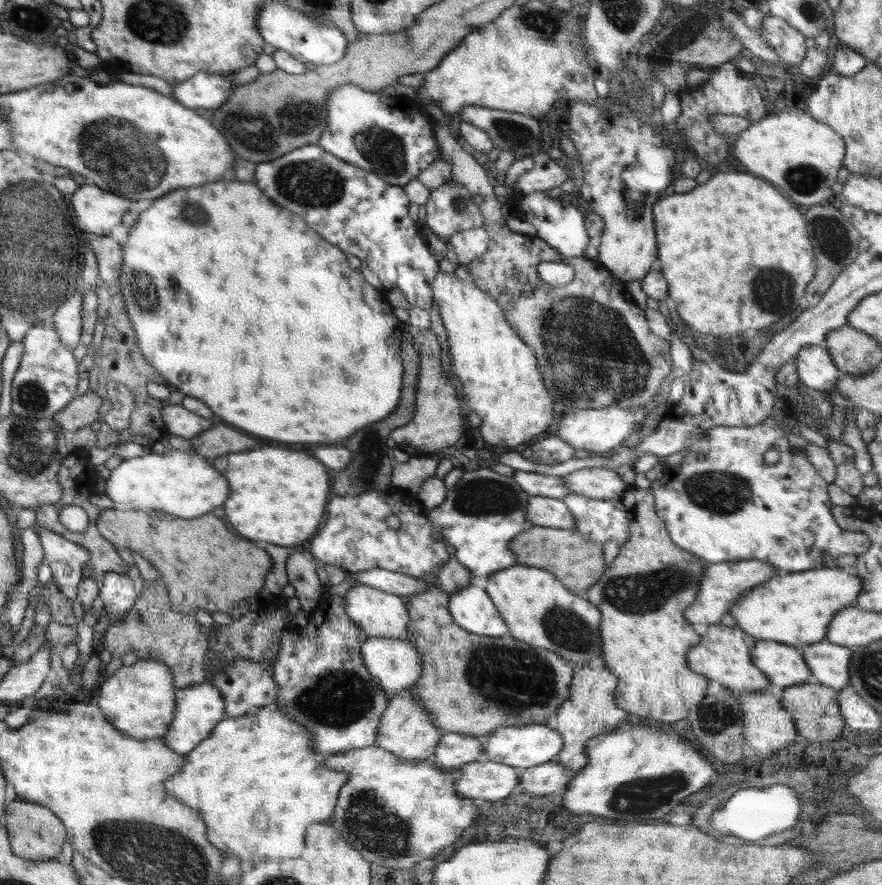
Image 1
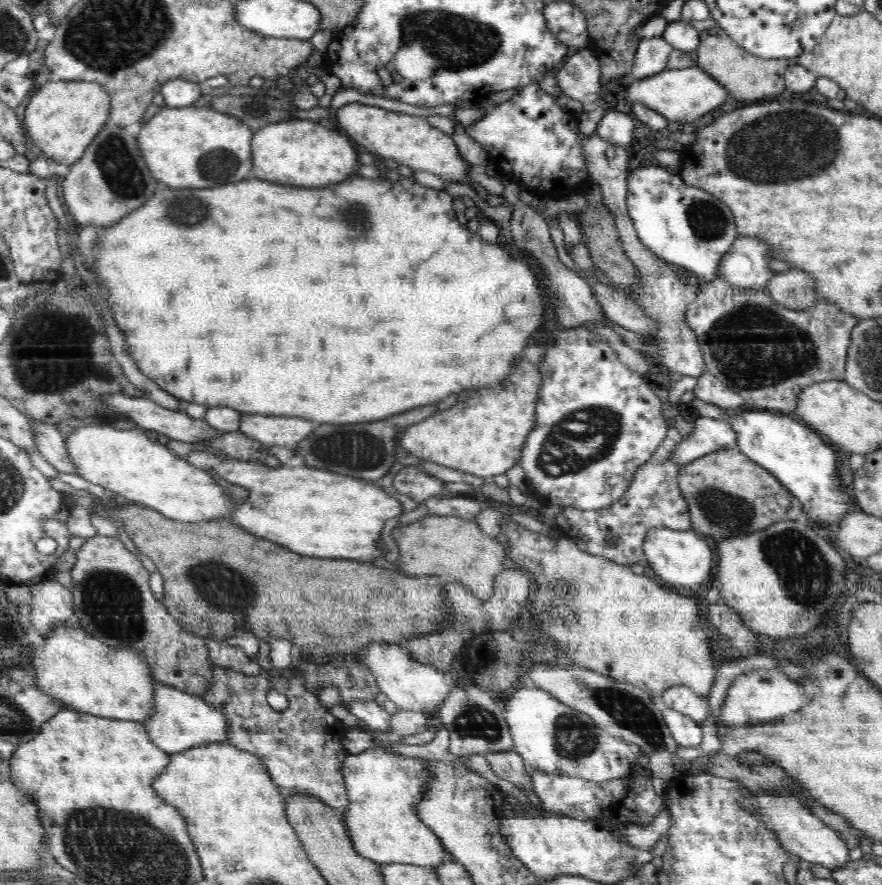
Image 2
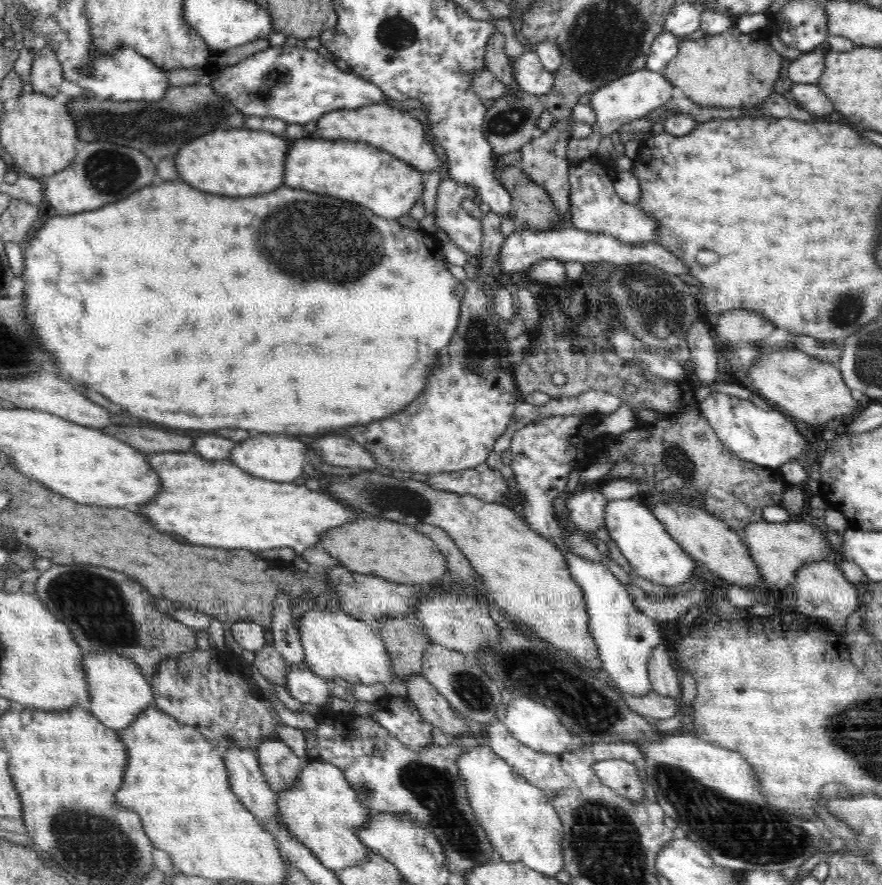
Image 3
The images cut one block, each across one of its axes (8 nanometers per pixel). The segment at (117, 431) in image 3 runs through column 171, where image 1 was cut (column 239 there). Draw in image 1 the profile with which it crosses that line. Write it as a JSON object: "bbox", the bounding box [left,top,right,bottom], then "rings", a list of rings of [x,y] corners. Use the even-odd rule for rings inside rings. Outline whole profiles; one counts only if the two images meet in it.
{"bbox":[188,426,258,460],"rings":[[[226,426],[209,428],[194,437],[190,437],[188,442],[192,444],[196,453],[209,460],[232,452],[258,448],[256,438],[250,438],[250,436],[240,434],[238,430],[232,430]]]}

